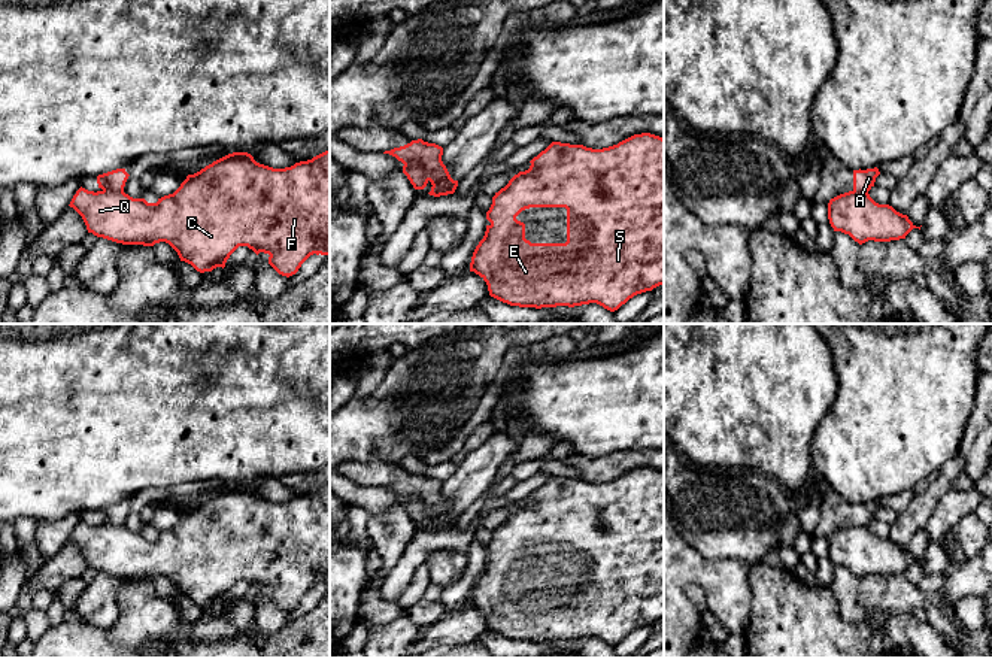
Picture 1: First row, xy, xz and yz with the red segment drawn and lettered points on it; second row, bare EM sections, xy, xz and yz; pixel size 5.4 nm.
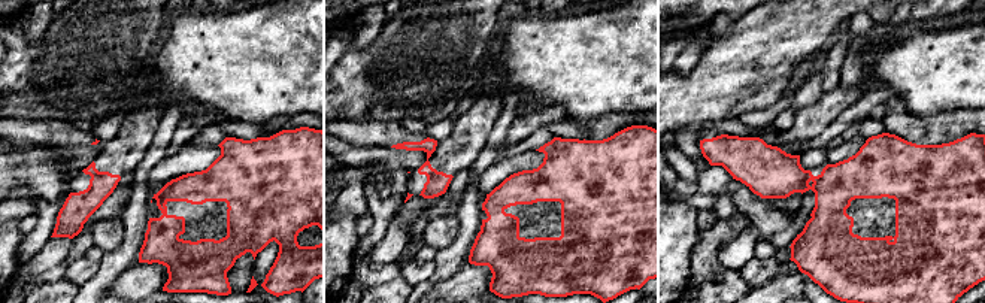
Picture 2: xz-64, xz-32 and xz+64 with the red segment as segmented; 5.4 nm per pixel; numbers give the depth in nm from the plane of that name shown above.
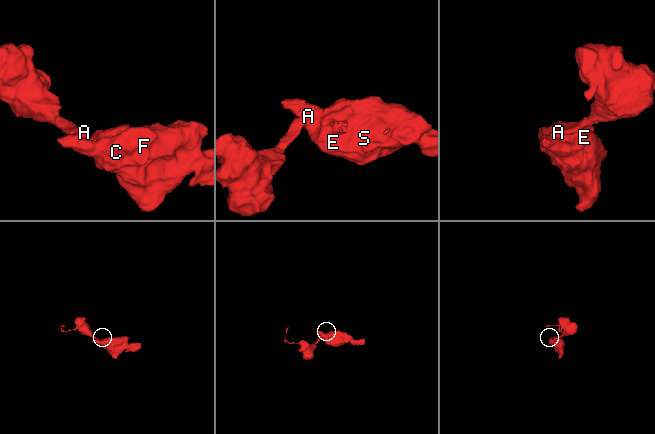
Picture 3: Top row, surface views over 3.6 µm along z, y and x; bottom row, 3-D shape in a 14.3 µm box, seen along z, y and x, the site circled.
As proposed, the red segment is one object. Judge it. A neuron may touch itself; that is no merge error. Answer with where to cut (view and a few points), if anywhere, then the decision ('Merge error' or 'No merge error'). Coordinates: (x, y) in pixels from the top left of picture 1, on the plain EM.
Split along xz (454, 524), (431, 525). Merge error

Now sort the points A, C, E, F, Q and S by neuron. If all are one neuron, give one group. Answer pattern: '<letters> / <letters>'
A / C E F Q S

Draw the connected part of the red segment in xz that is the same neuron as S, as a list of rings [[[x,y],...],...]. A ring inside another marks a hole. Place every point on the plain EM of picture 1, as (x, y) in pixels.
[[[650,467],[634,469],[618,479],[592,483],[583,479],[570,479],[561,476],[552,476],[544,485],[541,485],[531,495],[531,500],[525,506],[515,509],[509,518],[501,522],[492,531],[492,539],[486,546],[486,554],[491,557],[486,560],[483,573],[476,580],[470,606],[479,609],[488,619],[489,630],[519,642],[556,642],[556,640],[582,640],[597,637],[604,643],[615,646],[630,633],[637,628],[652,625],[653,622],[664,619],[664,473]],[[530,542],[565,542],[567,543],[567,576],[565,577],[531,577],[525,573],[525,558],[518,555],[516,551]]]

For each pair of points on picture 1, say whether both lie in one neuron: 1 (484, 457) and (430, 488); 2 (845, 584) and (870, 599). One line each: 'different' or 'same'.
1: different
2: different

